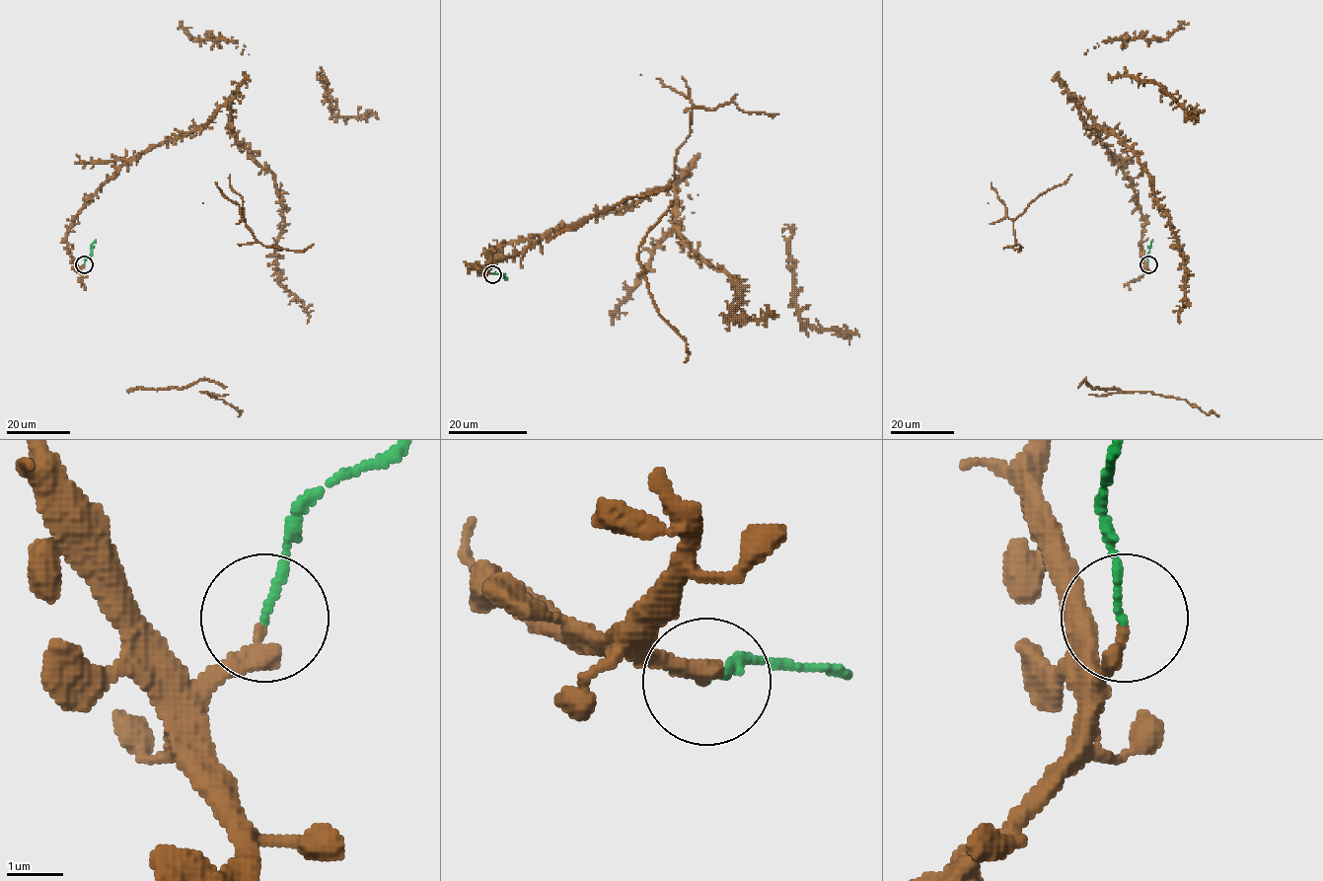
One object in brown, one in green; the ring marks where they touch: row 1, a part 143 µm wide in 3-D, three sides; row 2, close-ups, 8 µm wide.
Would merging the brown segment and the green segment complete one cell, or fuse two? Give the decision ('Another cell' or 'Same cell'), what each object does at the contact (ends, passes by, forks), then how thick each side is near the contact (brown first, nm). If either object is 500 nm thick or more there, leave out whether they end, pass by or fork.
Another cell. At the ring brown ends. At the ring green ends. Thickness 300 nm (brown) against 120 nm

